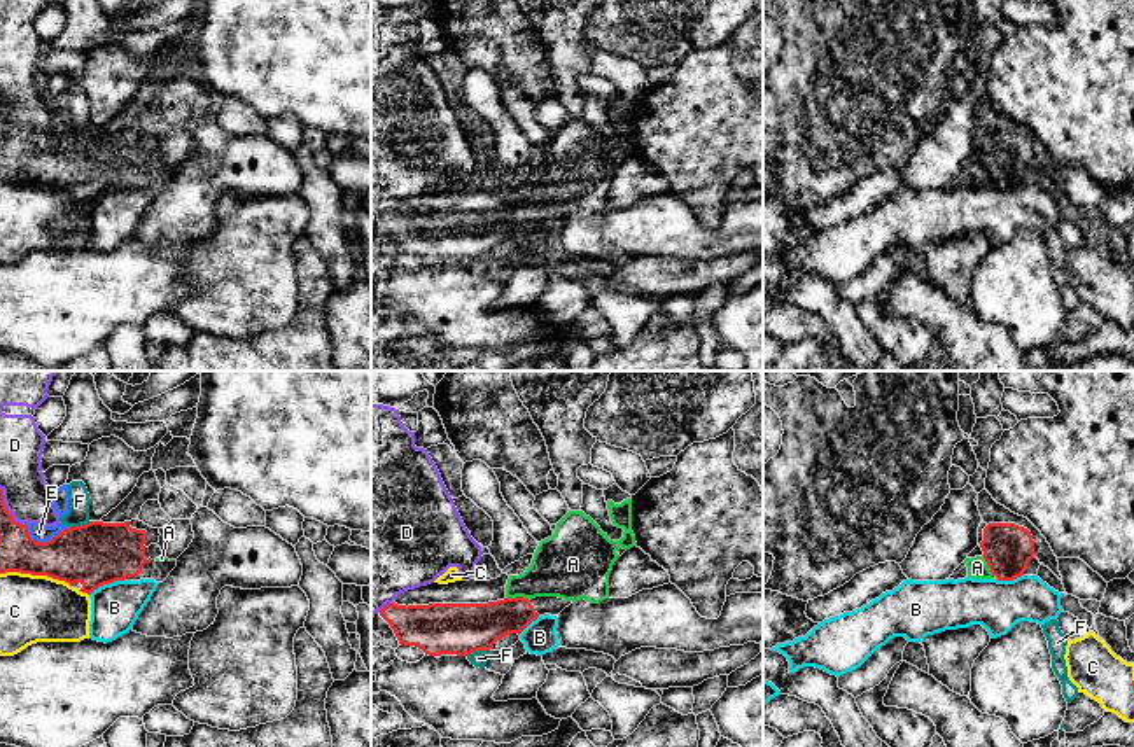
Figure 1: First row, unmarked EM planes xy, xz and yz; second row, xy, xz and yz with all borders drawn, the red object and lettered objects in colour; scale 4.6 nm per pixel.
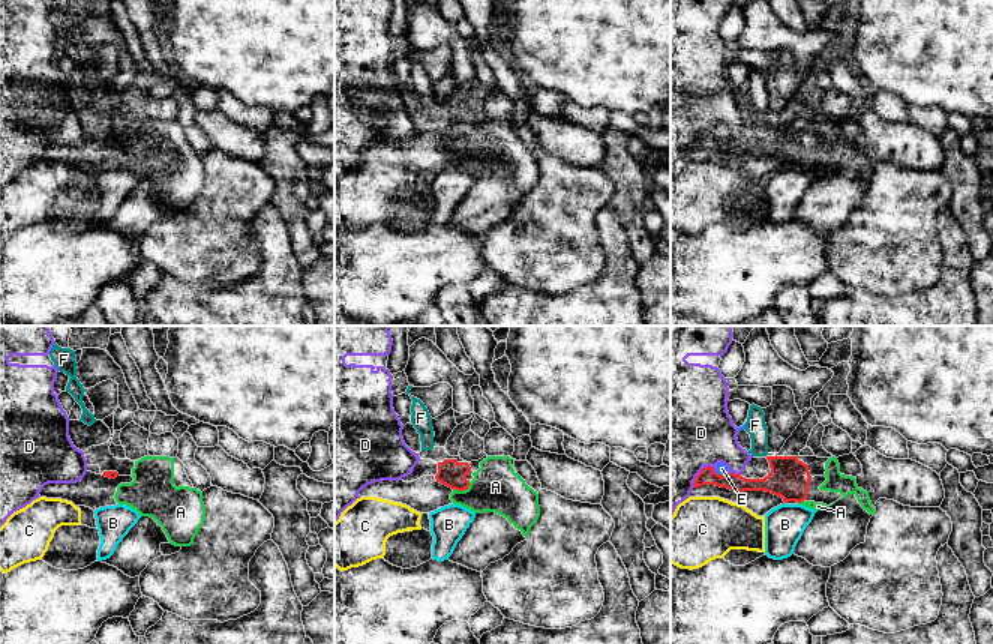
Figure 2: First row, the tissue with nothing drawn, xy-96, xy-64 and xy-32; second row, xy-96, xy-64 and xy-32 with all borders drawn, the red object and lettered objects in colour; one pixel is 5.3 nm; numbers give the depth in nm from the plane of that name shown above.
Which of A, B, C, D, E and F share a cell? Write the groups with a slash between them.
A E / B / C / D / F

